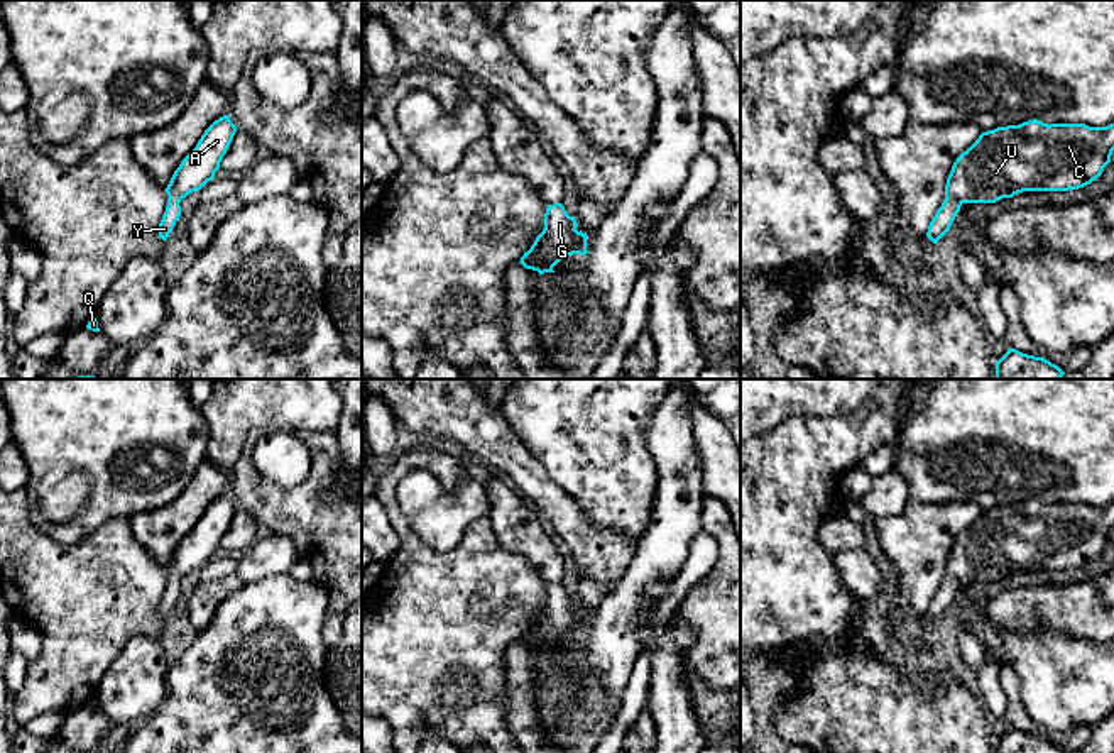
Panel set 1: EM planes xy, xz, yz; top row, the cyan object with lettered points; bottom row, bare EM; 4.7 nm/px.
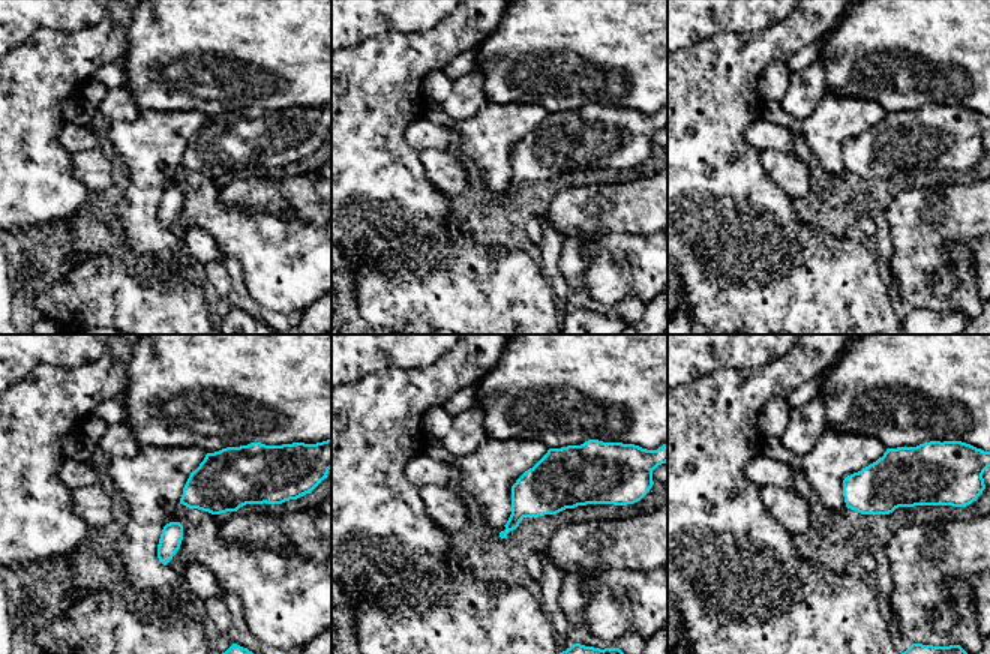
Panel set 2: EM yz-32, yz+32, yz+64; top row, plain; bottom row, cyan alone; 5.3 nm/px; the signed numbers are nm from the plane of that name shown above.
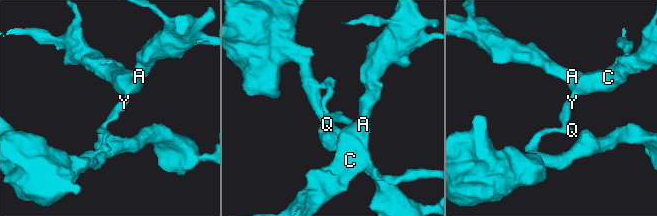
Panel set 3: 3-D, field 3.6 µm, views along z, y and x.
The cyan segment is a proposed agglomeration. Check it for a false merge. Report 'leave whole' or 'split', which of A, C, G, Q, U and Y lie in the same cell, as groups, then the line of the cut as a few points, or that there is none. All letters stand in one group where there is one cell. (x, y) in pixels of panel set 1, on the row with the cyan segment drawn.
leave whole | A C G Q U Y | no cut

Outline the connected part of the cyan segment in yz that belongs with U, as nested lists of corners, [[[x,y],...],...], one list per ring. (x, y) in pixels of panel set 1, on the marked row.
[[[1036,118],[1019,125],[982,132],[952,166],[945,200],[928,225],[926,237],[937,244],[952,227],[964,203],[996,203],[1023,191],[1068,191],[1095,181],[1111,162],[1114,124],[1043,124]]]

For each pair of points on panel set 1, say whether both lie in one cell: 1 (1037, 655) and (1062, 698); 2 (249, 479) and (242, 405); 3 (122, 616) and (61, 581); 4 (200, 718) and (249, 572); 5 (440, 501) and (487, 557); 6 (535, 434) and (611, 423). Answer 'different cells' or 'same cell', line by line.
1: same cell
2: different cells
3: same cell
4: different cells
5: different cells
6: same cell

